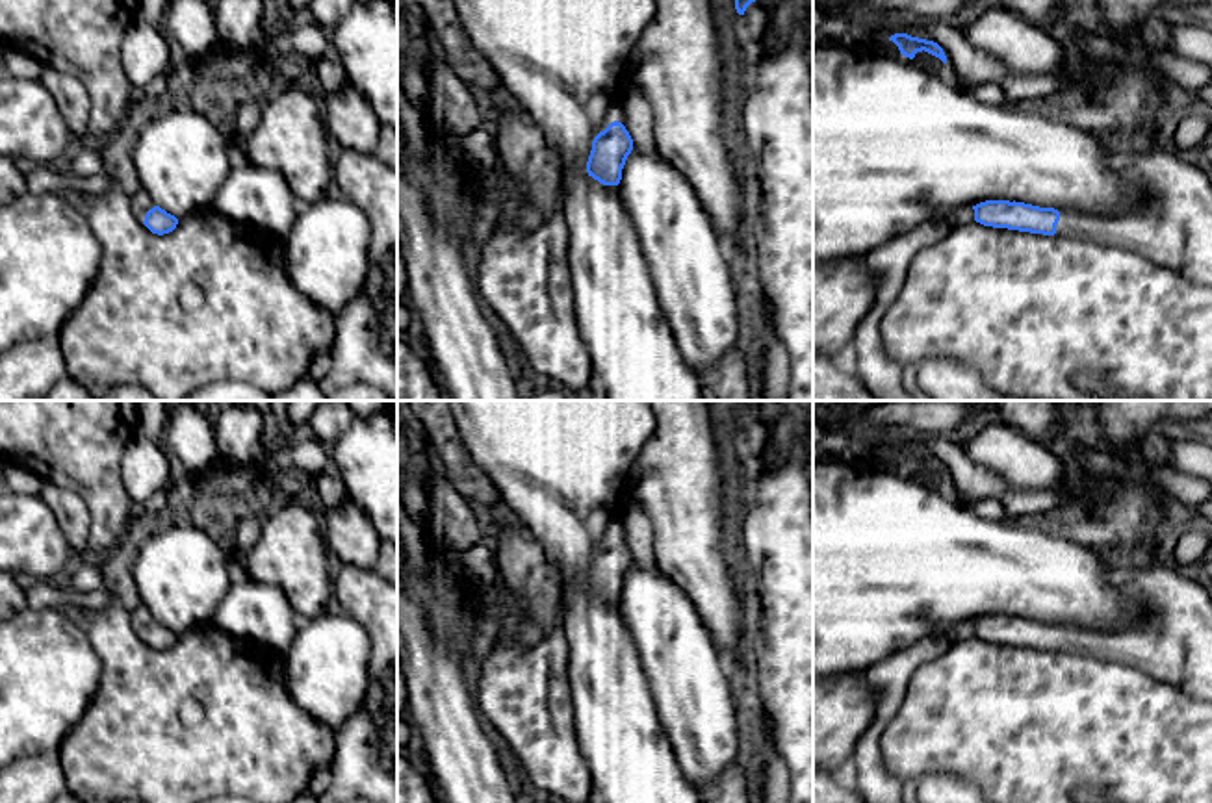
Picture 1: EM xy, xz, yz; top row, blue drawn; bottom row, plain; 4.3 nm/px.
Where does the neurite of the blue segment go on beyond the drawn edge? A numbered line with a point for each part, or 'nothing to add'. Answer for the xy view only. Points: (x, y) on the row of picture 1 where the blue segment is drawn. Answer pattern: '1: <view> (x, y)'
1: xy (141, 203)

